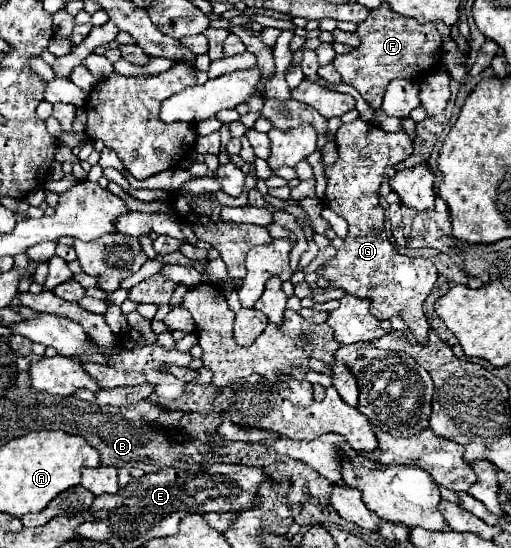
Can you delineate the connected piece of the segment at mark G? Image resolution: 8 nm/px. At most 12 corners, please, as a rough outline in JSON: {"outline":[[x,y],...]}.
{"outline":[[341,125],[325,205],[349,223],[317,273],[427,345],[431,259],[393,249],[379,187],[405,131]]}

